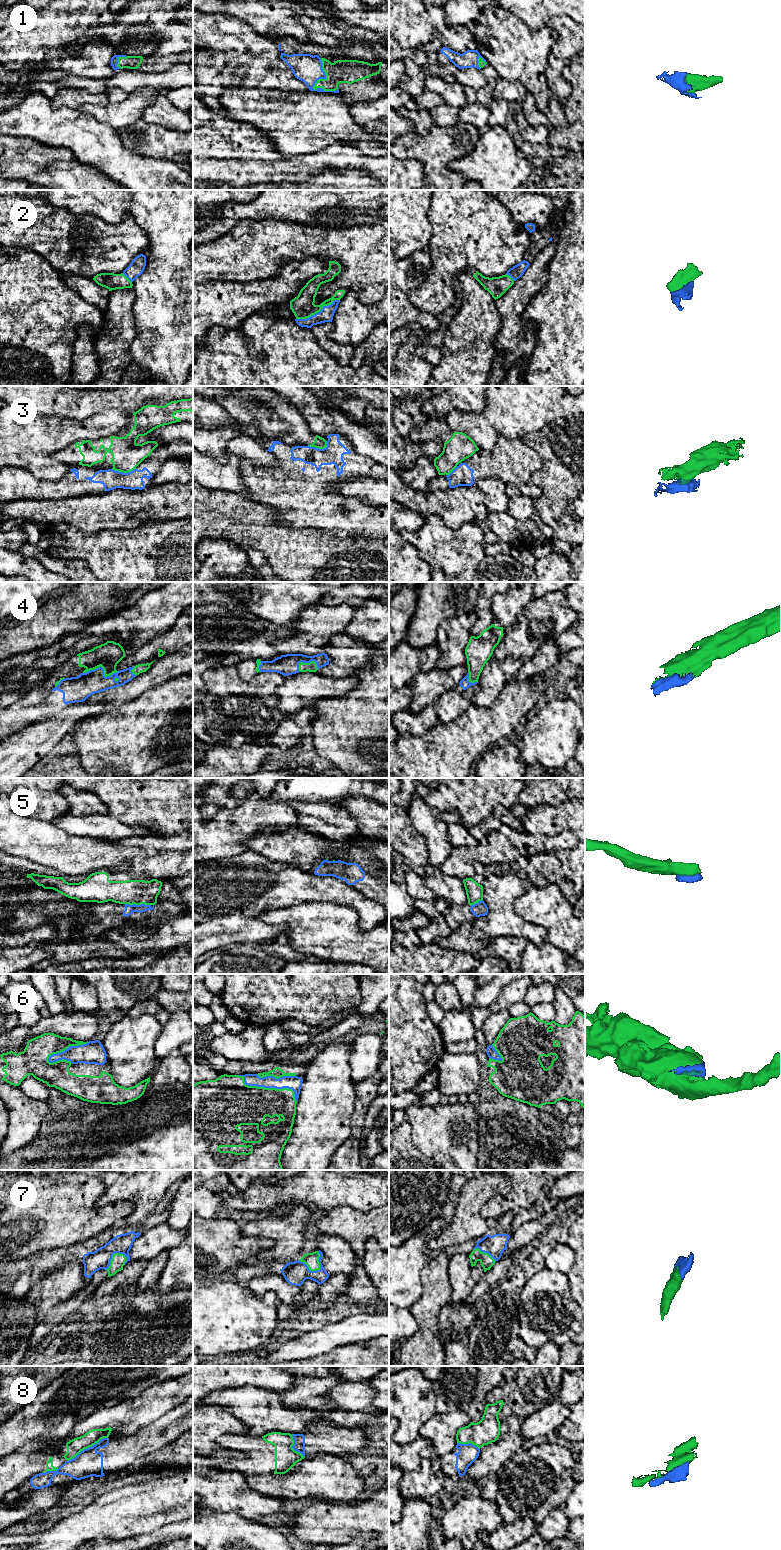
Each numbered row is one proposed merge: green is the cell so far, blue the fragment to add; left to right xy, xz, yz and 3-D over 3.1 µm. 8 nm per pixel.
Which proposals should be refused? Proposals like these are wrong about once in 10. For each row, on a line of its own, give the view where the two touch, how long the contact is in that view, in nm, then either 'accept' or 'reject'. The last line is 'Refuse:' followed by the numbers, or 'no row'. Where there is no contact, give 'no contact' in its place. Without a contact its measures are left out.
1: meets green in xz; contact 300 nm long; accept
2: meets green in xz; contact 380 nm long; accept
3: meets green in xy; contact 200 nm long; reject
4: meets green in xy; contact 280 nm long; accept
5: meets green in xy; contact 200 nm long; reject
6: meets green in xz; contact 500 nm long; accept
7: meets green in xz; contact 200 nm long; accept
8: meets green in xy; contact 380 nm long; reject
Refuse: 3, 5, 8

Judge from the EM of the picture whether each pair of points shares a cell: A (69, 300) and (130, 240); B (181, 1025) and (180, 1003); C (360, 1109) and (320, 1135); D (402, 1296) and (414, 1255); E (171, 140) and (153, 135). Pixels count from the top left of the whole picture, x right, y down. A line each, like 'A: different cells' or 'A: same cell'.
A: different cells
B: different cells
C: different cells
D: same cell
E: same cell

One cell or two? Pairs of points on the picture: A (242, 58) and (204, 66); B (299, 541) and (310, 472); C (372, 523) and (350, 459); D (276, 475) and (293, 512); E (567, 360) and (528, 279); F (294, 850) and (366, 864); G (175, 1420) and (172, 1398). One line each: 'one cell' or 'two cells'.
A: one cell
B: two cells
C: one cell
D: one cell
E: two cells
F: one cell
G: two cells

